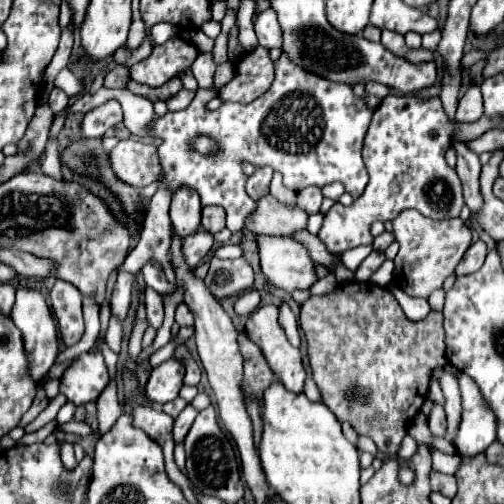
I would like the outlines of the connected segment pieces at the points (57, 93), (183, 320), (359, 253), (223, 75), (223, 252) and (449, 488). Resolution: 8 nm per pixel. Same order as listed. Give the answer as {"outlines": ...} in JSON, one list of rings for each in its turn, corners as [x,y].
{"outlines":[[[[53,89],[49,93],[48,105],[54,113],[59,113],[63,111],[69,104],[69,97],[65,91],[61,89]]],[[[179,303],[179,305],[177,305],[175,321],[177,321],[181,327],[185,327],[185,325],[193,325],[193,313],[191,313],[191,309],[189,309],[185,303]]],[[[359,245],[359,247],[355,247],[355,249],[349,249],[349,251],[341,253],[343,265],[355,273],[355,271],[359,269],[359,265],[363,263],[363,259],[365,259],[371,251],[373,251],[371,245]]],[[[229,61],[219,65],[217,73],[215,73],[215,87],[223,87],[231,77],[233,77],[233,65]]],[[[223,245],[222,247],[215,249],[214,256],[220,259],[234,259],[243,255],[243,249],[241,245]]],[[[431,471],[429,479],[431,479],[431,489],[433,491],[439,491],[439,493],[443,493],[449,499],[457,493],[457,479],[453,475],[445,475],[445,473],[439,473],[439,471]]]]}

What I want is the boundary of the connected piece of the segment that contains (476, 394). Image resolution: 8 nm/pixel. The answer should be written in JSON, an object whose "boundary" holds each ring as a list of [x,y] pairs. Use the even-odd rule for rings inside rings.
{"boundary":[[[461,373],[459,387],[463,409],[453,443],[461,457],[475,457],[497,439],[497,417],[489,409],[489,403],[481,397],[481,391],[473,379]]]}

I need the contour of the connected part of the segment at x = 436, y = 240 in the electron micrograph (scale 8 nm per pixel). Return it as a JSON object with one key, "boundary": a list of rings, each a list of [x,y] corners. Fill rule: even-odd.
{"boundary":[[[403,211],[393,221],[393,233],[399,241],[399,253],[395,257],[395,275],[393,281],[399,289],[403,289],[411,297],[427,299],[433,291],[437,291],[443,281],[455,271],[463,253],[471,245],[471,229],[457,217],[435,221],[419,211]]]}

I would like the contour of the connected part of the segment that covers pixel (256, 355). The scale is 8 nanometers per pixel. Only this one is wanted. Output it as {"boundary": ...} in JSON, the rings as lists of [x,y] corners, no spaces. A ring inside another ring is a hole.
{"boundary":[[[245,333],[239,335],[239,349],[245,359],[245,383],[243,383],[245,397],[249,393],[253,393],[257,399],[261,399],[261,391],[265,389],[265,385],[273,383],[275,377],[265,361],[261,349],[255,343],[251,343]]]}

